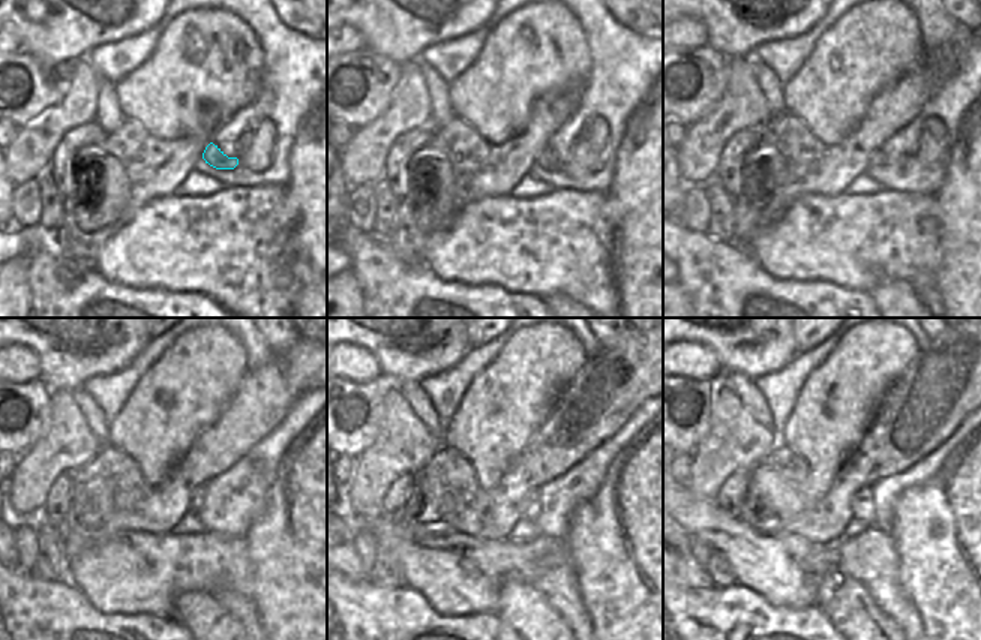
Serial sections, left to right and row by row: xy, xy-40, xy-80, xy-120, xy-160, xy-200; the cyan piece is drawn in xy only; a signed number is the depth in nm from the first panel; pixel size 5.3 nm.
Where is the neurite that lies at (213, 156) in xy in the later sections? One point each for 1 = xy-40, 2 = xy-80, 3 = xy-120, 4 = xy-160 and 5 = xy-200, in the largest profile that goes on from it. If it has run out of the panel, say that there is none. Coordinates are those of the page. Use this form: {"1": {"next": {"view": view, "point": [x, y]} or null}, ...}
{"1": {"next": {"view": "xy-40", "point": [548, 159]}}, "2": {"next": {"view": "xy-80", "point": [878, 159]}}, "3": {"next": {"view": "xy-120", "point": [197, 499]}}, "4": {"next": {"view": "xy-160", "point": [531, 502]}}, "5": {"next": {"view": "xy-200", "point": [863, 502]}}}

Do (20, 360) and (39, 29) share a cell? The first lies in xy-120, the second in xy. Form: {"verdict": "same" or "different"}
{"verdict": "different"}

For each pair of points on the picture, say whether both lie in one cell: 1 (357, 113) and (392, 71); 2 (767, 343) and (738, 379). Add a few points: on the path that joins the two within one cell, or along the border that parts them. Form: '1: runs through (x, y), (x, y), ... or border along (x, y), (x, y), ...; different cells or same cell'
1: runs through (366, 102), (387, 81); same cell
2: border along (725, 372), (740, 372), (753, 379); different cells

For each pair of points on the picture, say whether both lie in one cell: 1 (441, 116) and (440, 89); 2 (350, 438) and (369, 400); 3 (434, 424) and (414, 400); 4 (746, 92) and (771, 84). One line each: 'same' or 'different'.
1: same
2: same
3: same
4: different

